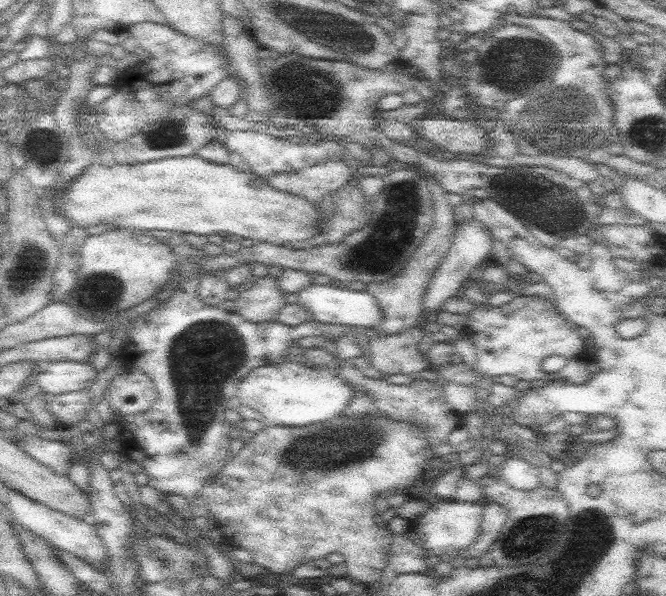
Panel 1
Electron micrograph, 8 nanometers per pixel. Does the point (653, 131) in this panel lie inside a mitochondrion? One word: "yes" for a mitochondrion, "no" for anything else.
yes

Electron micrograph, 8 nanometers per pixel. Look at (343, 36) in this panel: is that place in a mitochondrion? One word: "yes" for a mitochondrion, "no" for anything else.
yes

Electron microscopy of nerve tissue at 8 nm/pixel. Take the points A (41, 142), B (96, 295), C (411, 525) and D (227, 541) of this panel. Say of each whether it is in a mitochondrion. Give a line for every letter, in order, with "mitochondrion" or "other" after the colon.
A: mitochondrion
B: mitochondrion
C: other
D: other

